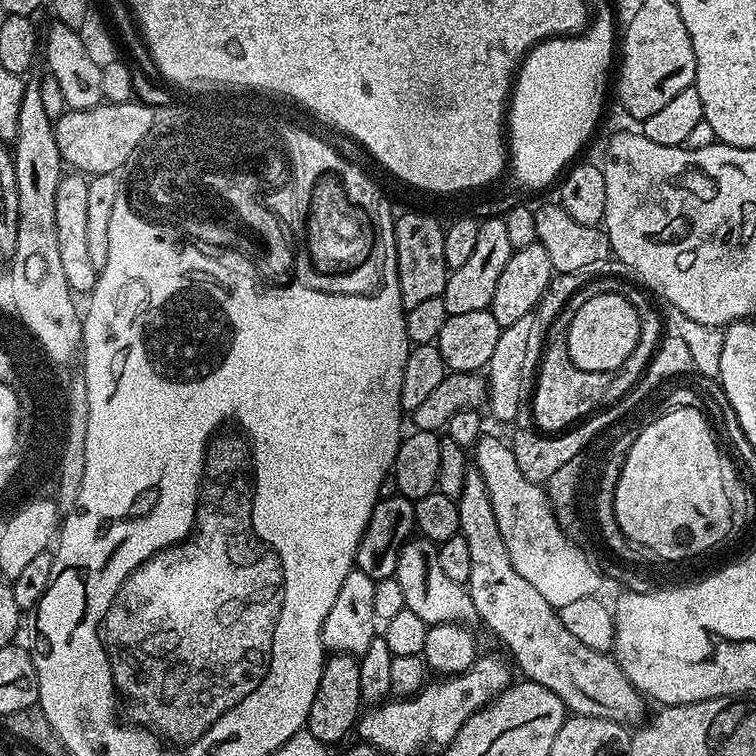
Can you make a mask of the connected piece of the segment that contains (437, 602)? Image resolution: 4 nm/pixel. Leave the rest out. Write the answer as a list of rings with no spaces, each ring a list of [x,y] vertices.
[[[409,538],[398,554],[398,566],[394,579],[402,586],[402,594],[406,597],[404,607],[414,610],[422,622],[433,624],[459,624],[477,619],[474,602],[470,598],[467,587],[451,580],[442,571],[438,563],[438,545],[432,540]]]

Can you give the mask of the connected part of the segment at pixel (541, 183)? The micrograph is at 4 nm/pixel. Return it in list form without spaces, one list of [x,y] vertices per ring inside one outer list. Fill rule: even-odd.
[[[600,4],[591,13],[586,27],[579,34],[569,34],[559,38],[549,38],[536,45],[524,57],[514,87],[510,92],[510,107],[506,112],[506,150],[509,173],[518,187],[526,190],[540,190],[559,179],[567,166],[584,148],[584,143],[592,136],[596,123],[601,123],[604,95],[610,92],[608,71],[614,68],[614,53],[618,48],[618,24],[612,17],[612,8]]]

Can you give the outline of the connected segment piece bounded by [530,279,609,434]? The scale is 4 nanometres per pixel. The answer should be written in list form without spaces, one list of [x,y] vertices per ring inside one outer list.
[[[599,279],[589,280],[584,287],[579,288],[574,296],[568,299],[568,304],[554,318],[549,326],[546,339],[542,344],[540,366],[536,373],[536,382],[530,397],[532,416],[536,419],[535,427],[541,433],[555,434],[570,429],[577,422],[583,421],[589,414],[595,413],[601,407],[601,400],[606,394],[609,377],[602,372],[578,370],[568,353],[568,327],[578,310],[581,300],[589,300],[602,290]]]

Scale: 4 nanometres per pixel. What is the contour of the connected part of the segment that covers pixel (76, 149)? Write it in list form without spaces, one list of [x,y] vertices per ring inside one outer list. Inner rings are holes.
[[[131,100],[126,103],[102,102],[86,111],[69,109],[54,122],[55,141],[60,159],[80,174],[116,174],[123,169],[130,154],[144,141],[156,117],[151,105]]]

